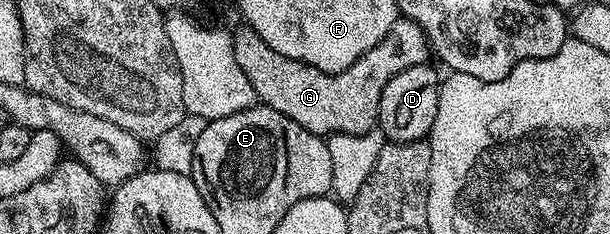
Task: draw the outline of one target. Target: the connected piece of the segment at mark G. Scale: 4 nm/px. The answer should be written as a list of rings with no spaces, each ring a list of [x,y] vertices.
[[[398,18],[395,26],[387,30],[387,38],[383,38],[383,42],[367,50],[363,58],[342,72],[315,70],[315,66],[307,62],[287,58],[271,50],[271,46],[267,46],[267,42],[263,42],[263,38],[259,38],[259,34],[248,26],[236,29],[233,56],[243,74],[247,74],[247,82],[251,82],[257,100],[264,107],[279,110],[279,114],[299,122],[303,130],[311,130],[311,134],[325,138],[335,132],[362,136],[374,131],[378,127],[381,91],[387,82],[391,82],[395,74],[411,70],[411,66],[426,63],[430,59],[431,49],[422,28],[415,22]]]

